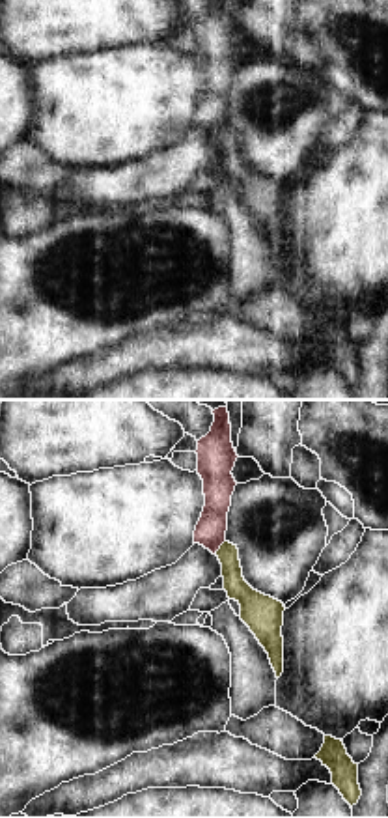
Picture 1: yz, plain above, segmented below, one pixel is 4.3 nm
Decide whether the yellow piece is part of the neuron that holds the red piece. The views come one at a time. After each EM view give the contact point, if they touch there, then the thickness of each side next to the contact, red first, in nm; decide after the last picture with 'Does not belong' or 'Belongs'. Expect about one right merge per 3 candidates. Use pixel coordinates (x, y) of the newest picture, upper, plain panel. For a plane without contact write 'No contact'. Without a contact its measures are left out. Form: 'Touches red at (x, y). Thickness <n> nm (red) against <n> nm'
Touches red at (219, 129). Thickness 130 nm (red) against 100 nm

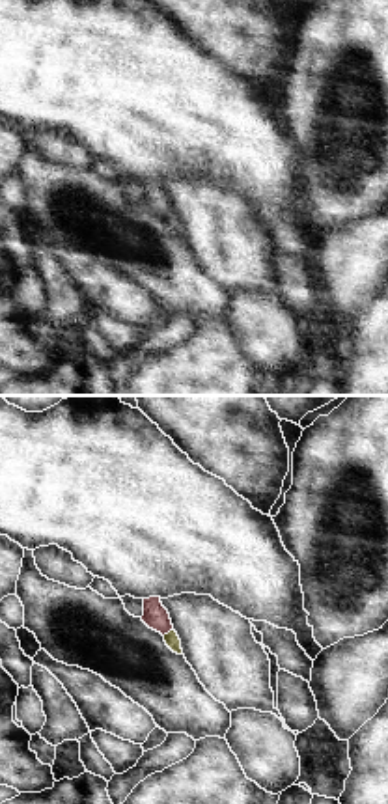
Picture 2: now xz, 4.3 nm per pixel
Touches red at (166, 215). Thickness 110 nm (red) against 70 nm

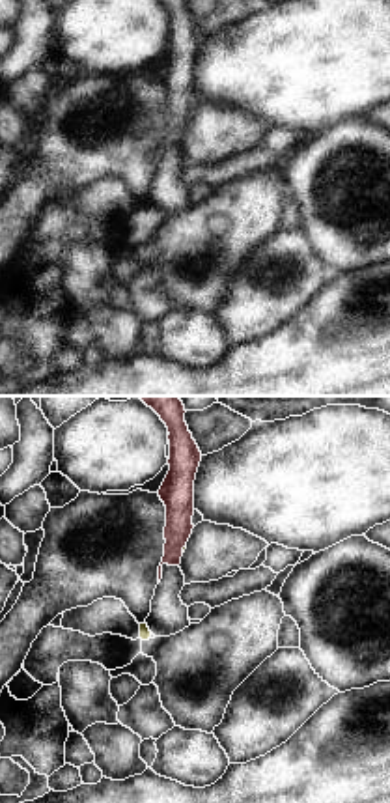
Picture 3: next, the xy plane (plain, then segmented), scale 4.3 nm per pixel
Touches red at (183, 127). Thickness 140 nm (red) against 20 nm

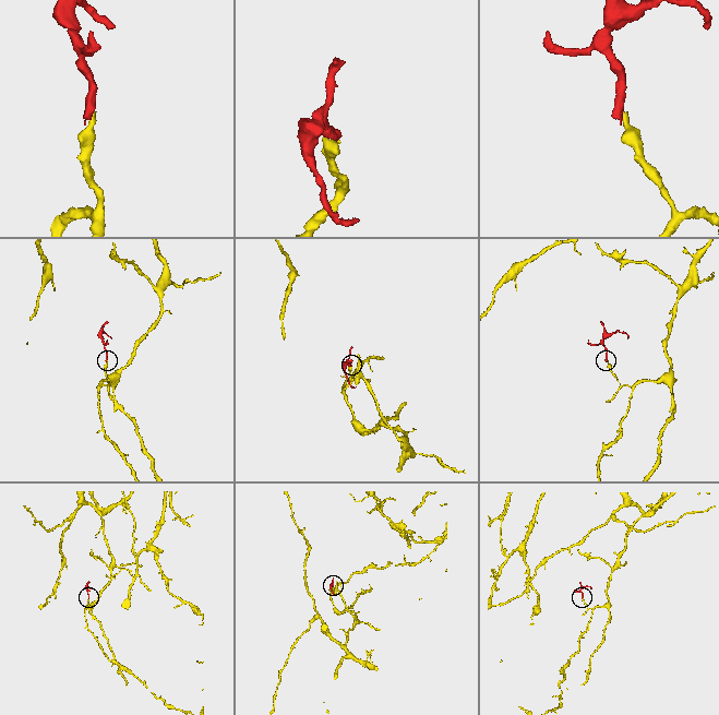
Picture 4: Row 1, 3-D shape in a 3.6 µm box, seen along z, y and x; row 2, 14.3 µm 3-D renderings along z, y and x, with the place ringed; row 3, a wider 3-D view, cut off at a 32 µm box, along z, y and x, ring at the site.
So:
Does not belong

